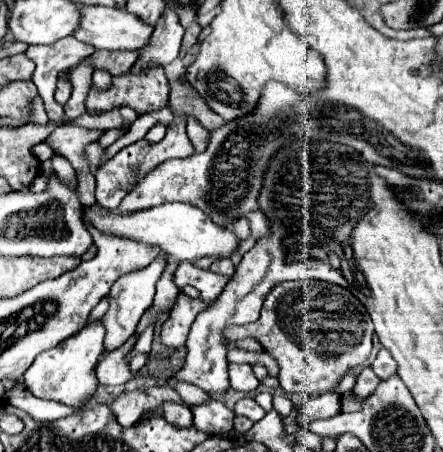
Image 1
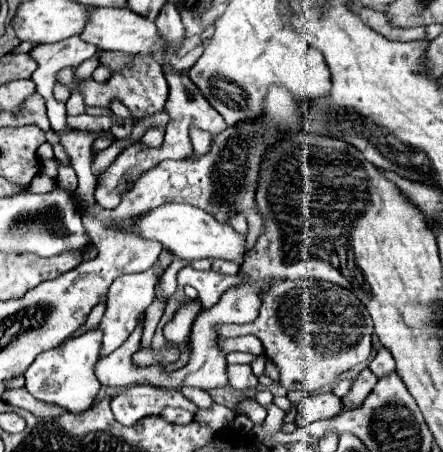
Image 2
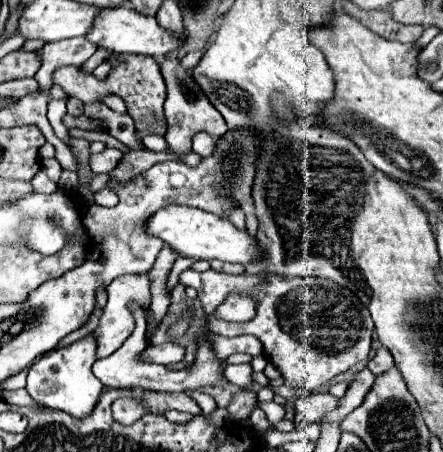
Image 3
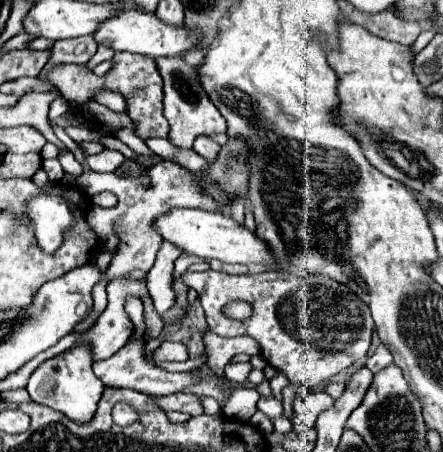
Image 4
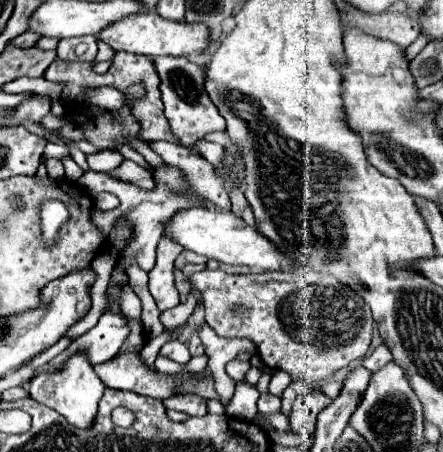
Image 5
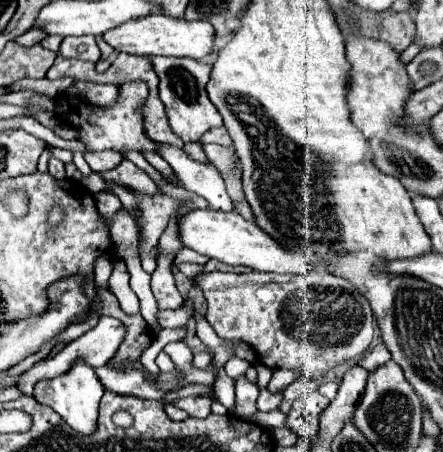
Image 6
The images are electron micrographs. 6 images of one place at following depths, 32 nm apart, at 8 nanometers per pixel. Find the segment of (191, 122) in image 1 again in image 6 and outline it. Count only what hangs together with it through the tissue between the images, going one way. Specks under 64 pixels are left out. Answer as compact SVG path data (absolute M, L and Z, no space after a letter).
M202 144L202 150L204 150L208 162L214 164L220 170L220 174L224 176L232 202L238 204L240 200L244 200L242 180L240 180L240 170L238 170L238 160L236 160L234 152L230 148L220 146L220 144Z

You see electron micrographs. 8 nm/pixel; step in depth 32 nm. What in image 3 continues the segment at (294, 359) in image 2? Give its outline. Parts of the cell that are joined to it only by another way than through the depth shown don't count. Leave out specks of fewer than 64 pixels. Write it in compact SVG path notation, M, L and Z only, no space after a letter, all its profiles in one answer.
M192 268L184 270L180 274L180 284L192 286L198 290L198 298L202 302L204 312L212 314L216 304L224 300L226 294L230 292L250 292L258 300L256 308L256 318L244 324L224 324L224 320L212 320L212 330L220 336L242 336L242 334L252 334L256 336L262 346L264 346L264 356L268 362L272 362L278 370L280 376L284 378L284 386L288 388L300 388L306 392L316 392L316 390L328 390L332 380L356 366L362 360L368 360L370 354L370 340L372 340L372 330L374 322L370 318L368 308L344 286L334 284L330 280L322 278L270 278L262 280L260 276L230 276L222 272L196 272Z

